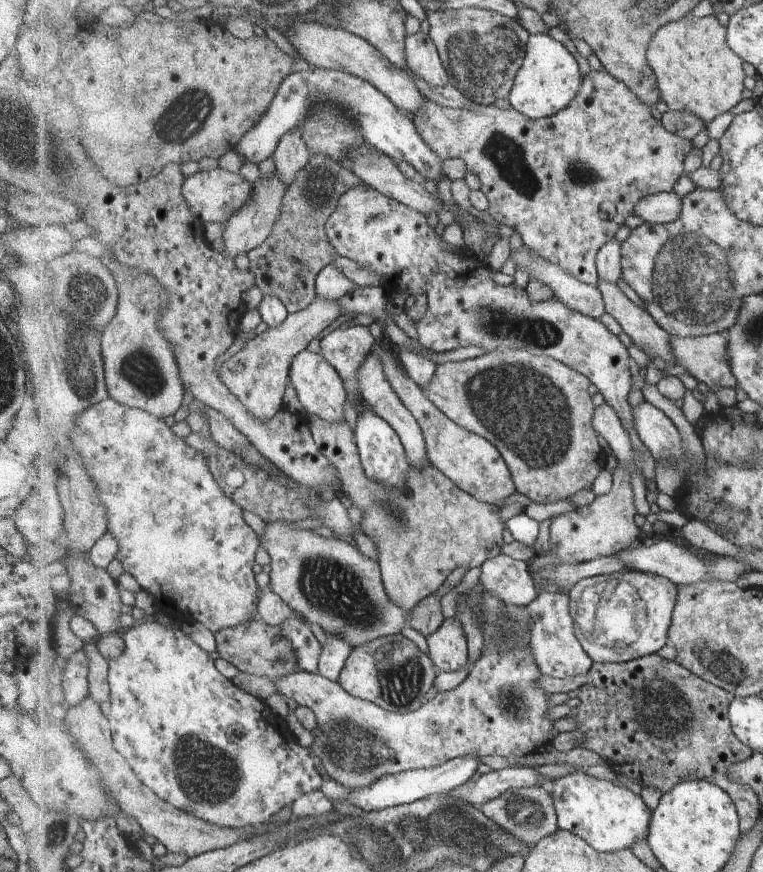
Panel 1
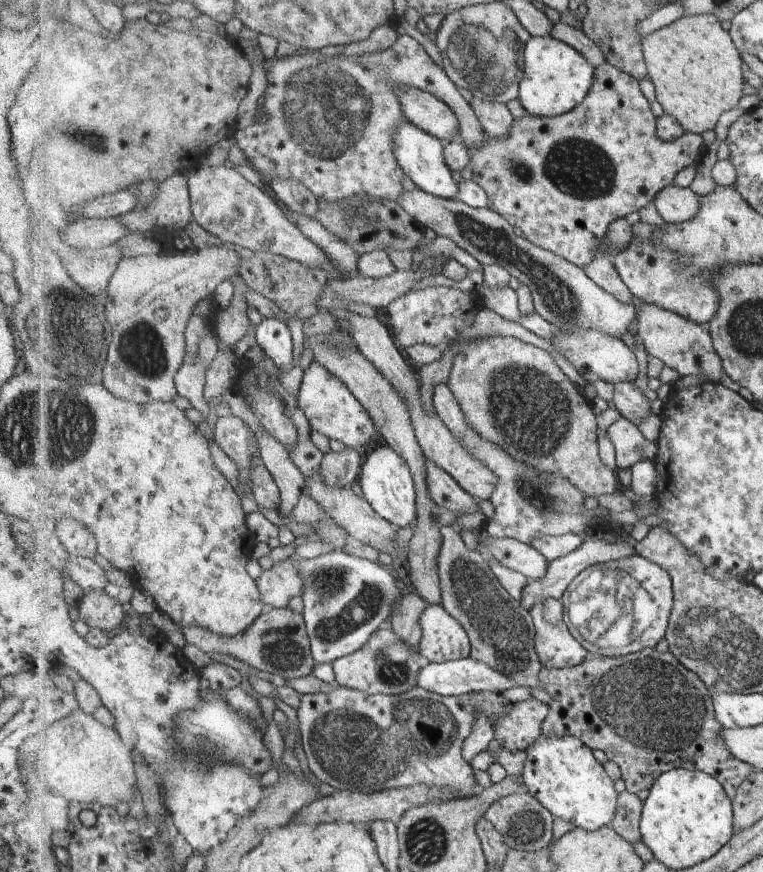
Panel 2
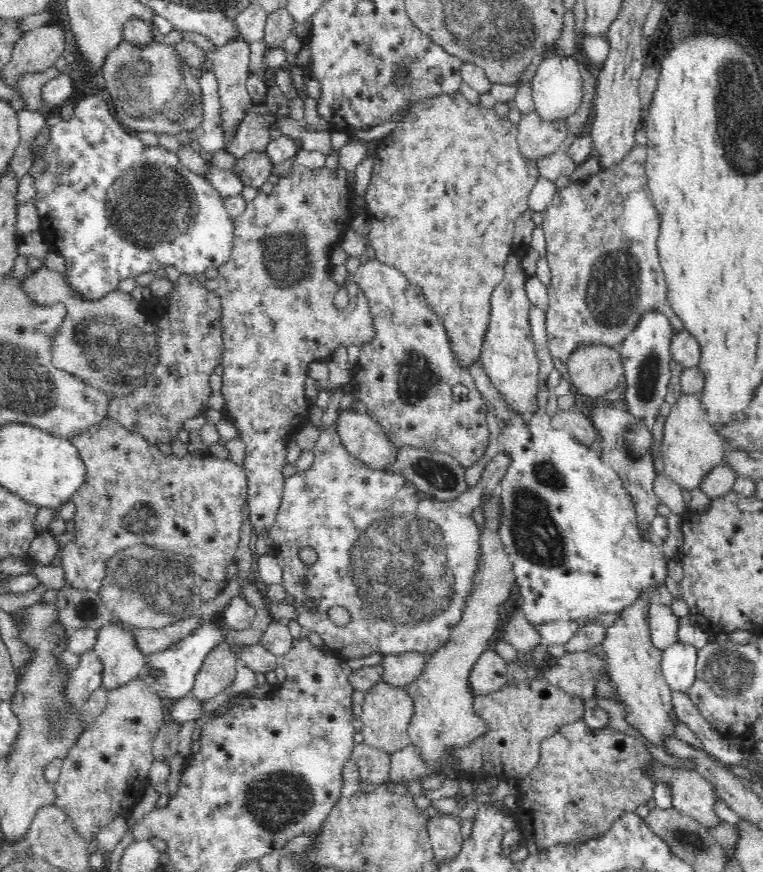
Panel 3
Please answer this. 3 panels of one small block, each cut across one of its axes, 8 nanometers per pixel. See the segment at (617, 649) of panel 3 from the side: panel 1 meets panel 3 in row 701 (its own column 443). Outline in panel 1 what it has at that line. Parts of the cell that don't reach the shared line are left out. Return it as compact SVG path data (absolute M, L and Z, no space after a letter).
M455 617L445 619L441 628L426 638L430 659L439 672L461 670L469 662L468 638Z

